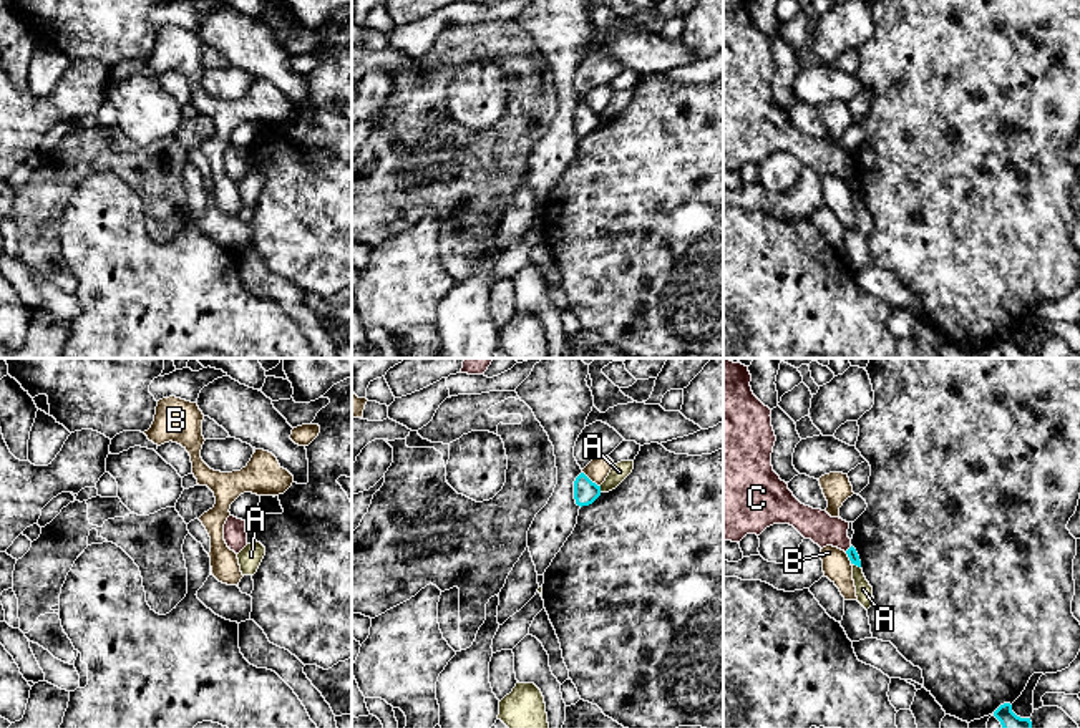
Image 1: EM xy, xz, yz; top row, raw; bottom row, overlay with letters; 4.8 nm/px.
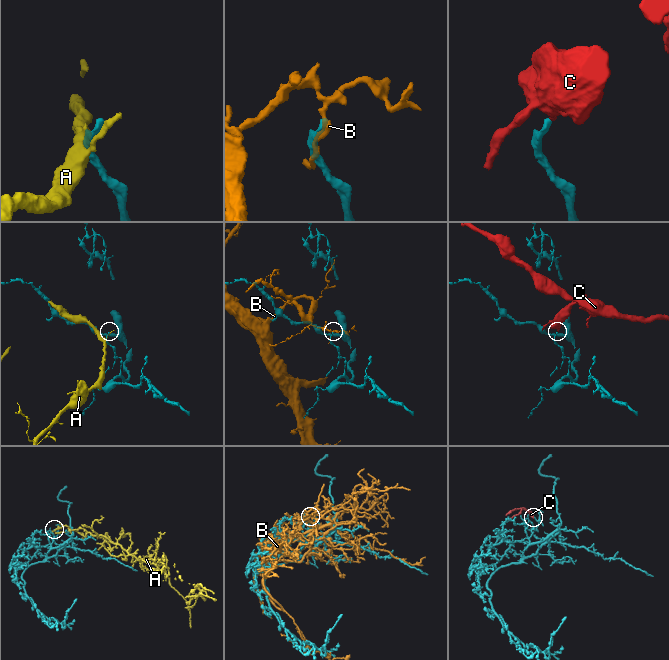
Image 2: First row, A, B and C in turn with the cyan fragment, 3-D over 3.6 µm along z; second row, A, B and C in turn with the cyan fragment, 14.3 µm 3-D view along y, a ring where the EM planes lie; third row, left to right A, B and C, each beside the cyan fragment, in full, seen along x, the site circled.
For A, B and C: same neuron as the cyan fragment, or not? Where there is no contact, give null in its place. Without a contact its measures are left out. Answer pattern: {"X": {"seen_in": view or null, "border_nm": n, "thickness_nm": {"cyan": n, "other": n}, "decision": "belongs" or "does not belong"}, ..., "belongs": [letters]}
{"A": {"seen_in": "yz", "border_nm": 50, "thickness_nm": {"cyan": 50, "other": 80}, "decision": "does not belong"}, "B": {"seen_in": "xz", "border_nm": 120, "thickness_nm": {"cyan": 120, "other": 110}, "decision": "does not belong"}, "C": {"seen_in": "yz", "border_nm": 50, "thickness_nm": {"cyan": 50, "other": 150}, "decision": "does not belong"}, "belongs": []}

